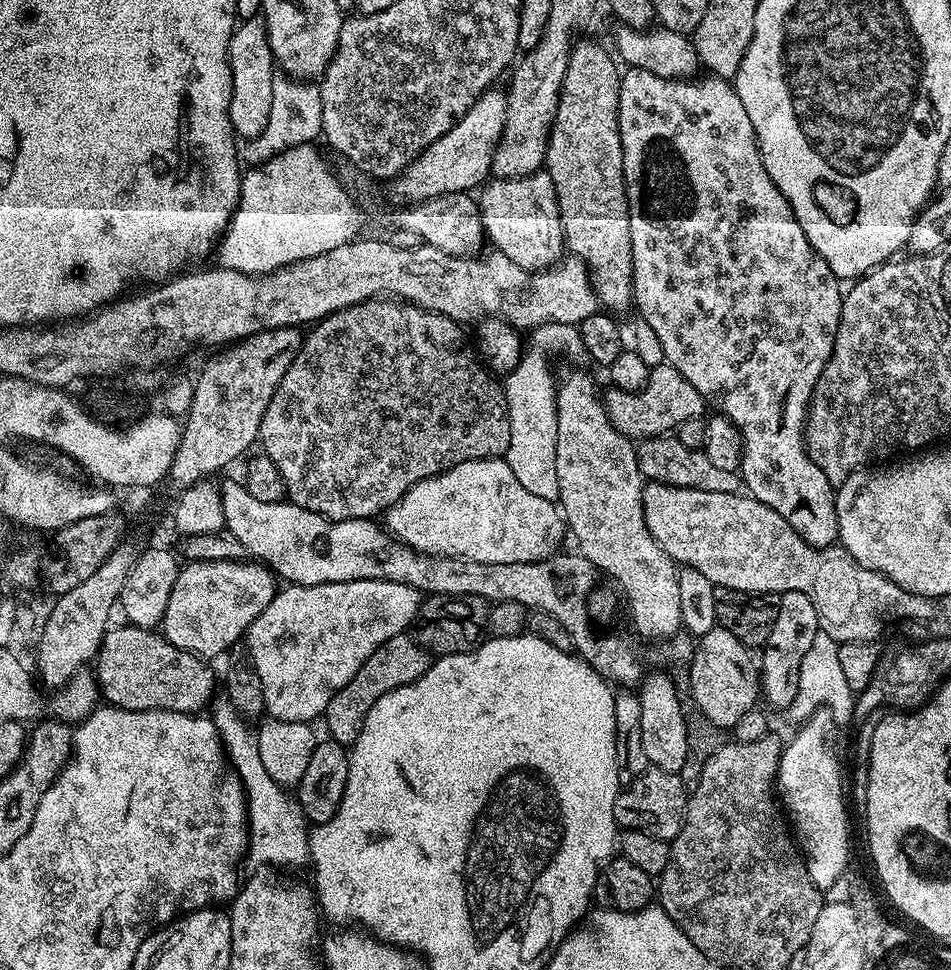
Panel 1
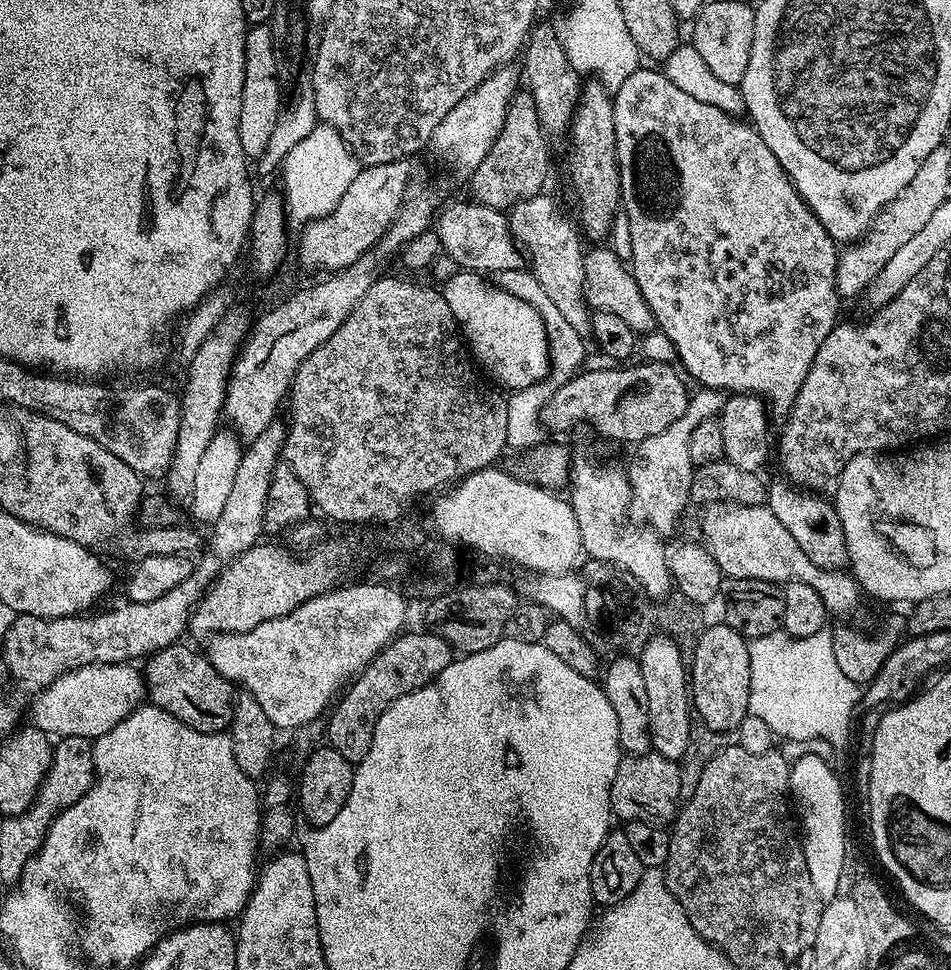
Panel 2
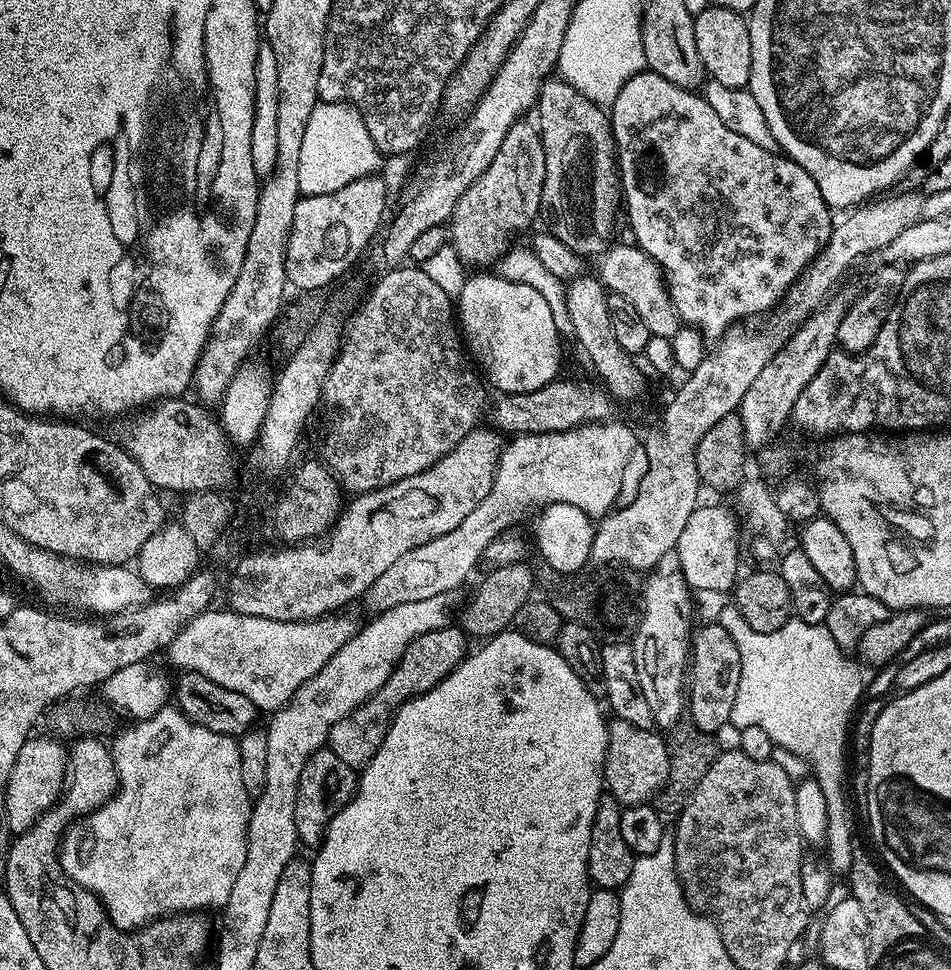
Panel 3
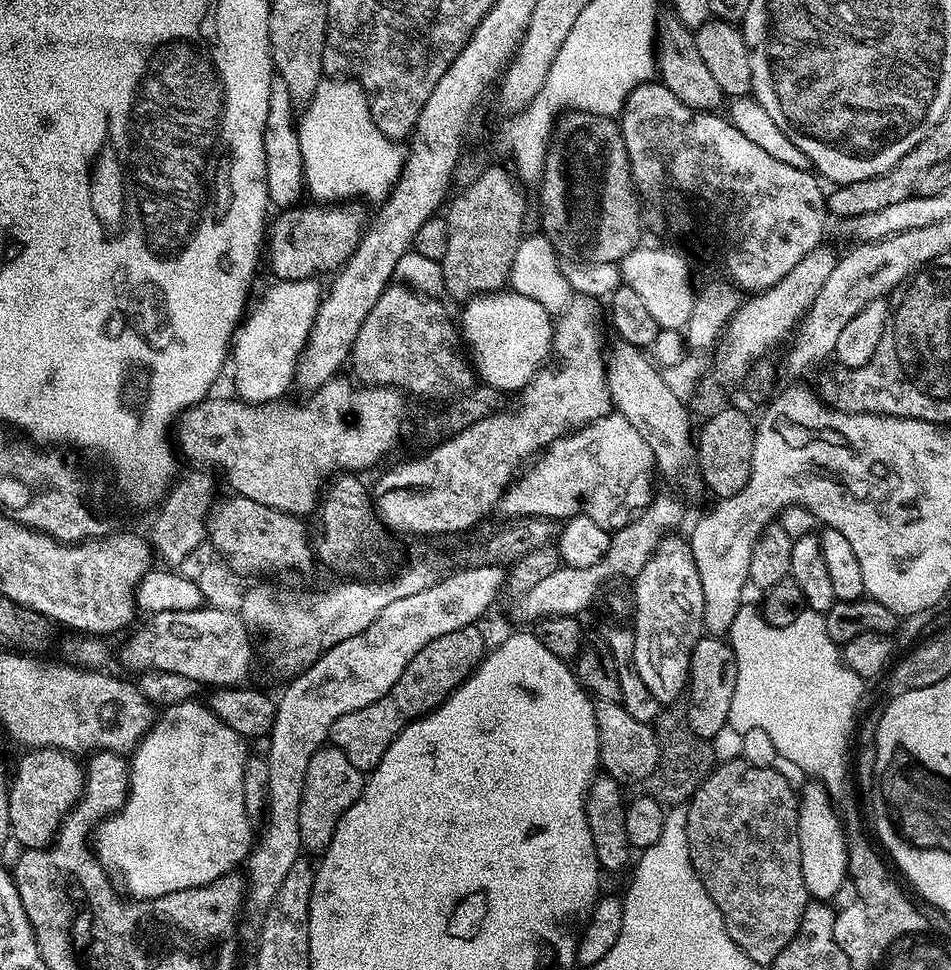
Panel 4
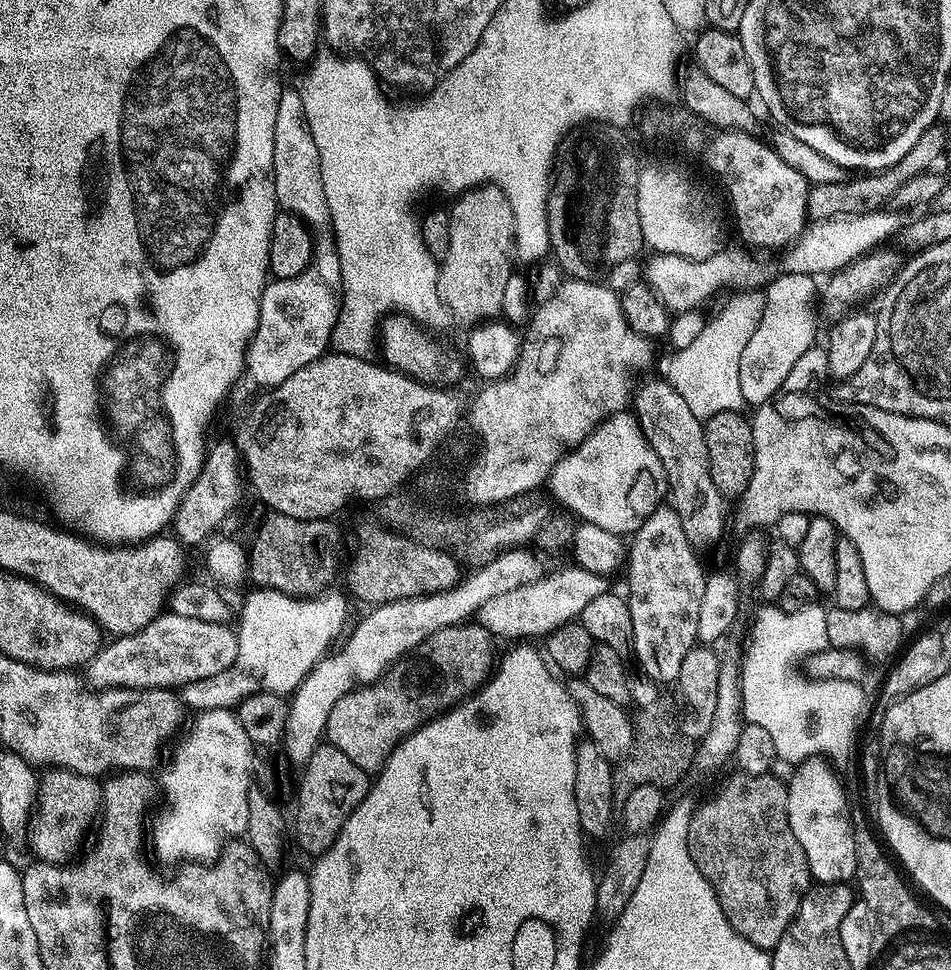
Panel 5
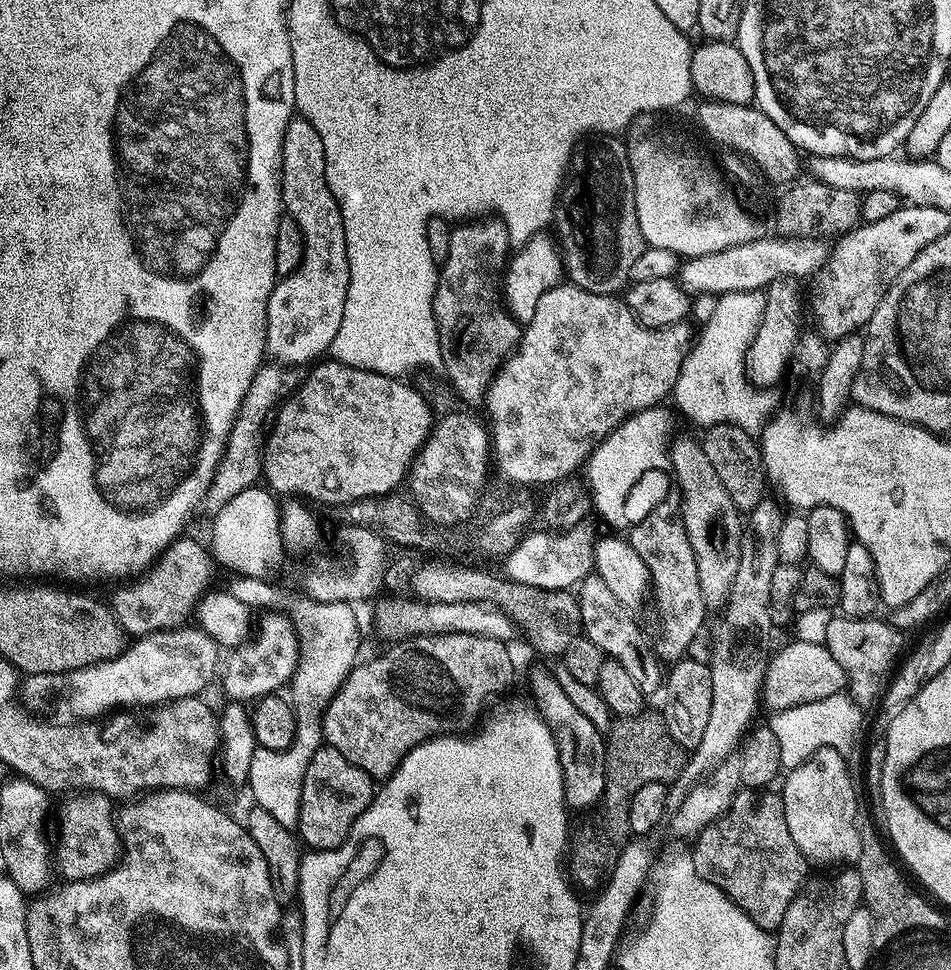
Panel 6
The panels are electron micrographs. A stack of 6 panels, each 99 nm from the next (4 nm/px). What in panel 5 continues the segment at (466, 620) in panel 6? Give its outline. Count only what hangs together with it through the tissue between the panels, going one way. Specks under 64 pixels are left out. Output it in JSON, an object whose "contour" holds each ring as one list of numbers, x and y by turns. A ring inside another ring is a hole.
{"contour":[[579,566,562,568,549,576,537,578,533,584,518,586,518,590,510,590,506,594,498,594,482,602,482,606,474,613,475,623,492,633,493,637,505,636,508,642,524,642,527,636,546,638,554,630,564,624,571,624,583,617,586,606,594,598,598,598,606,590,605,577,594,574]]}

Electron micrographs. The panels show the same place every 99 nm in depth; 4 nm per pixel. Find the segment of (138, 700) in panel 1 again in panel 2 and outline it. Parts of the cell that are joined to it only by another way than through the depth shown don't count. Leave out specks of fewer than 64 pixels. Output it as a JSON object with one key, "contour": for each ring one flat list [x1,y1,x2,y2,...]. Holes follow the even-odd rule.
{"contour":[[177,642,155,653,147,664,146,696,155,707,166,710,186,726,203,732,224,732,232,723,234,685,216,671,207,655,200,653,199,656,184,642]]}

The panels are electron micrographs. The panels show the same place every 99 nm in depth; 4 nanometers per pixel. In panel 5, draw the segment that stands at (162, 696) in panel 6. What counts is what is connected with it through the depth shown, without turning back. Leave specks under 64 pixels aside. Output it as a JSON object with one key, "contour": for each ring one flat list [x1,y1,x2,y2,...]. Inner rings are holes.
{"contour":[[169,611,150,626,129,636,109,639,86,665,93,689,170,688,179,690,190,682,210,678,230,666,236,653,236,632,225,624,182,618]]}

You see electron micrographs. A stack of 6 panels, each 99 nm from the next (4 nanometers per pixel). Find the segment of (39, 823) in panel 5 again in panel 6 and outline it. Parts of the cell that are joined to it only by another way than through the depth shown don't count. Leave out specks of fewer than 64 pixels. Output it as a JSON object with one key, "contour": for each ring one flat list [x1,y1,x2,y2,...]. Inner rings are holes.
{"contour":[[91,790,73,796,76,797,60,812,60,837,54,840,55,867,68,882,104,876,122,859,122,841,118,820,114,815,114,801,101,792]]}

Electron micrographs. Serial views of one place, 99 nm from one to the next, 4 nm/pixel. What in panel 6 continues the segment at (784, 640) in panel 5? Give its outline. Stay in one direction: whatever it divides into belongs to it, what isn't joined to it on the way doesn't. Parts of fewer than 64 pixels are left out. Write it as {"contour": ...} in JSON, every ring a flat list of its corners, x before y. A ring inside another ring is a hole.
{"contour":[[841,694,815,700,802,706,794,706,771,717,770,727,778,738,778,750,782,750,782,765,791,770,806,762,818,750,833,748,848,754,860,736,860,727,865,727,865,713,853,703,851,696]]}

